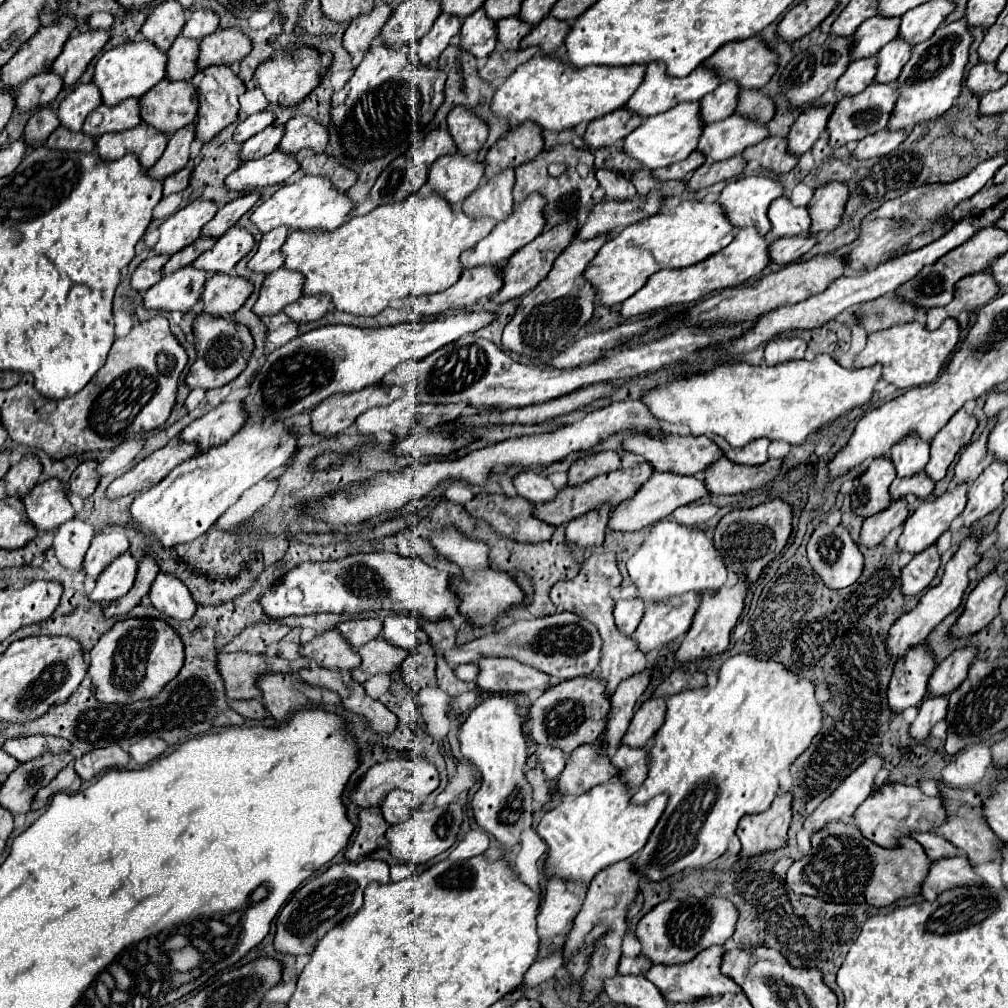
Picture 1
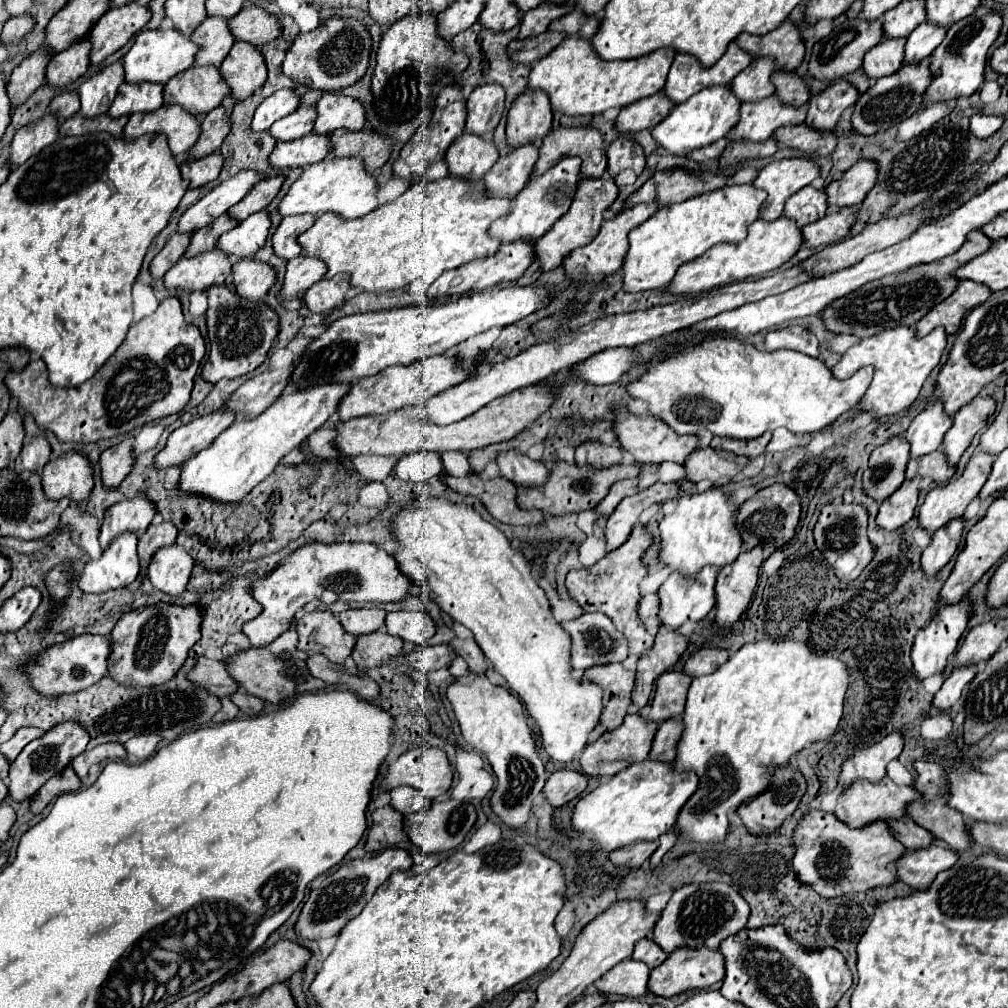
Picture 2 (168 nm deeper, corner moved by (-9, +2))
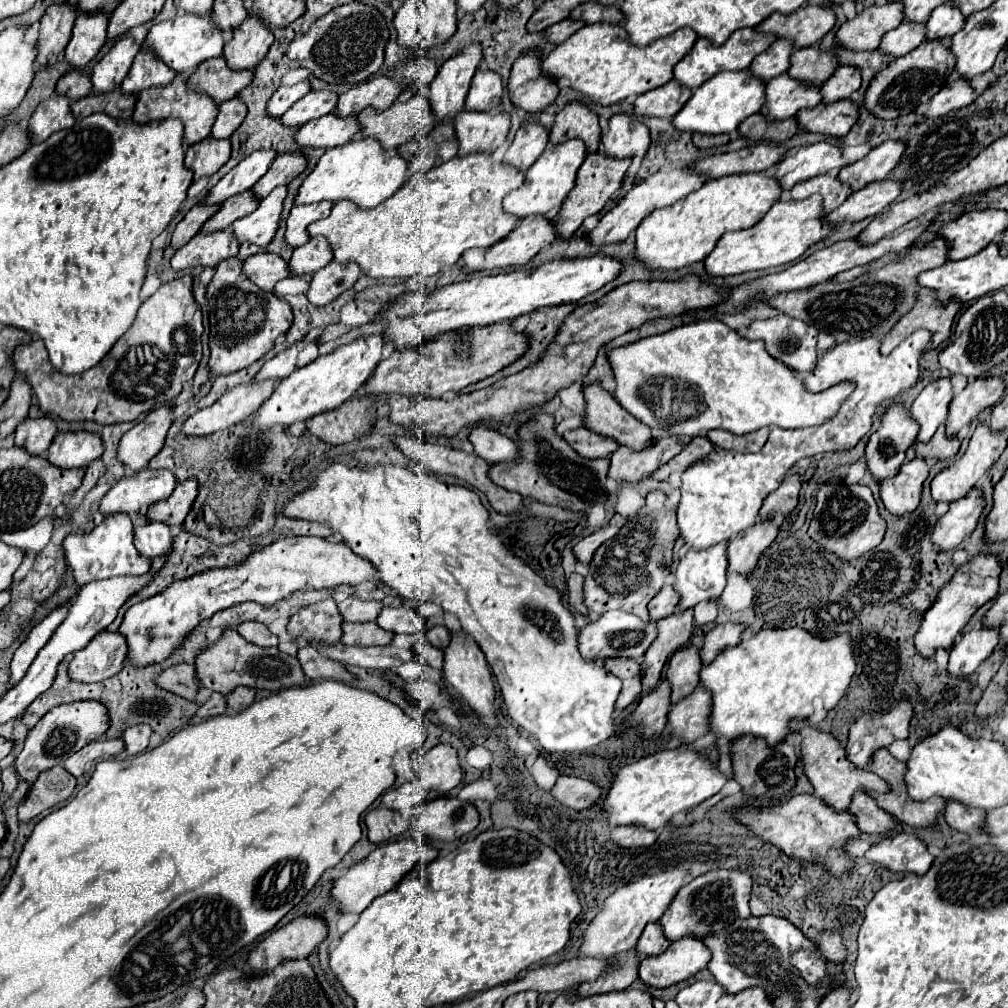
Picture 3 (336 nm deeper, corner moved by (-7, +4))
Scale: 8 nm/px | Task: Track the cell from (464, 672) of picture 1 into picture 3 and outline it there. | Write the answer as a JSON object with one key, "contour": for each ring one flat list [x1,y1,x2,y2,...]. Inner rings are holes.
{"contour":[[415,642,415,654,423,660,423,662,427,662,429,666,433,666,433,668,437,668,437,670,443,670,443,652,441,650,437,650,437,648,433,648,429,642]]}

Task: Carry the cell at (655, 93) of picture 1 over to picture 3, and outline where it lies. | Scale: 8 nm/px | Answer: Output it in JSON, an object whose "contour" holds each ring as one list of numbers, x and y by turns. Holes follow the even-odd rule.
{"contour":[[745,28,745,30,735,32,735,36,731,36,731,40,727,44,723,44,723,48,711,48,711,44,707,44,707,40,697,40,695,46,691,48,691,52,687,52,681,58,681,62,675,66,675,70,673,70,675,80,681,86,695,90,705,80,709,80,711,76,715,76,721,70,747,70,749,64,753,62,753,58,757,54,765,52,773,40,775,40,775,36,763,36,761,32,755,32,753,28]]}

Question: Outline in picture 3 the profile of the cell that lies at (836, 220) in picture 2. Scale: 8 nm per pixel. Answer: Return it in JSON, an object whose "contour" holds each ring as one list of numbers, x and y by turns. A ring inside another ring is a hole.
{"contour":[[879,180,871,182,865,188,853,192,837,210,825,216,831,226,843,226,853,224,859,220,865,220,869,216,877,216,883,212,901,192,901,186,897,180]]}

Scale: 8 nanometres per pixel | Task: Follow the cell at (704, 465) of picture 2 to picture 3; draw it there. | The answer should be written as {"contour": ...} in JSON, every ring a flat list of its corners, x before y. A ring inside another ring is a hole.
{"contour":[[695,436,687,448,683,448,675,458,671,458,663,468,659,468,655,474,651,474,655,480,669,480,671,472,685,472,685,468,693,466,699,460,709,458,709,454,715,452,715,446,705,436]]}

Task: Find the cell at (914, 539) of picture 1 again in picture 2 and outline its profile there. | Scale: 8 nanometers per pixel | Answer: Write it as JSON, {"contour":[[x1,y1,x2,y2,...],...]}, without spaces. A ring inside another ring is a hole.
{"contour":[[977,450,977,452,971,456,971,460,967,462,963,474,961,474,957,480,949,480,947,484,933,488,933,490,925,496,925,502,923,502,923,506,919,508,919,524,921,524,923,528,927,528,929,534,933,534,933,532,939,530,941,526,945,526,949,520,963,516,967,504,981,492,981,486,987,482,989,470,991,470,991,466,993,466,993,458,995,458,995,456]]}

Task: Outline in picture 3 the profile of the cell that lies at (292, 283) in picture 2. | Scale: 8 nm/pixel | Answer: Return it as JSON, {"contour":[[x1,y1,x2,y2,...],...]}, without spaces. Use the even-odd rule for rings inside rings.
{"contour":[[311,238,305,246,299,246,293,250,293,256,289,260,289,270,291,274,297,274,297,276,315,274,331,260,333,256,331,256,331,248,327,248,327,240]]}

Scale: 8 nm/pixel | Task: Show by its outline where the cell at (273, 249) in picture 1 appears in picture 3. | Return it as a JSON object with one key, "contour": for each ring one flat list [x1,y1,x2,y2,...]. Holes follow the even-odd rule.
{"contour":[[319,202,319,204,307,204,307,206,293,206,291,214,287,218,287,230,285,230,285,244,291,248,299,248,307,244,307,226,319,218,327,218,331,212,333,202]]}

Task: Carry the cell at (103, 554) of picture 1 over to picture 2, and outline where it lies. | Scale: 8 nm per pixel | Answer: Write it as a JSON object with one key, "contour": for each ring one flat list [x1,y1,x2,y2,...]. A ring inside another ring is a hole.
{"contour":[[137,494,137,498,125,498,109,506,101,524,101,534,99,534,101,546,105,548,115,536,123,532,145,530,151,524,155,512,157,508,143,494]]}

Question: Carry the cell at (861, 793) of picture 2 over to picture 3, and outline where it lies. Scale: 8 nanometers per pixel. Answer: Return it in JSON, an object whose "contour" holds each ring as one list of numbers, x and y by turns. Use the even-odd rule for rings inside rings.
{"contour":[[795,724,795,732,801,734,799,754,801,754,803,762,805,762,805,774,811,780,813,788,815,788,815,796,819,796,833,810,847,812,855,792,863,792,863,794,891,792,889,782,881,780,877,774,873,774,869,770,861,770,855,764,851,764,845,758,845,750,839,746,839,742,831,734,821,732,821,730,817,730,817,728,809,726,809,724]]}

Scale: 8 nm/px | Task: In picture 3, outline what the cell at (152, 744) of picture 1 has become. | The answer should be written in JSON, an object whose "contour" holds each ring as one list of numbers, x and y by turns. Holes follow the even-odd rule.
{"contour":[[139,724,135,728,127,728,127,732,123,734,123,742,125,742,127,754,135,756,135,754,141,754,143,750,147,750,149,738,151,738,151,728,147,728,147,724]]}

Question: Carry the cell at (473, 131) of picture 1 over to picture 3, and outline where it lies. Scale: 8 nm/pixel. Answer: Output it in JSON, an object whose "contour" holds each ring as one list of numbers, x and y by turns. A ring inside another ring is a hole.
{"contour":[[477,70,471,82,471,90,465,100,465,110,467,112,489,112,495,110,501,102,501,76,497,72,481,72]]}

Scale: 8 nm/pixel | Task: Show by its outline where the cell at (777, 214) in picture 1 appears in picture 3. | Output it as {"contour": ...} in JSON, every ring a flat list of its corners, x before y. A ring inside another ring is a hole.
{"contour":[[823,174,823,176,817,176,817,178,795,184,789,194,791,194,793,200,805,200,811,194,821,194,823,196,823,208,831,212,847,200,847,196,851,194,851,188,841,184,837,178,831,178,829,174]]}

